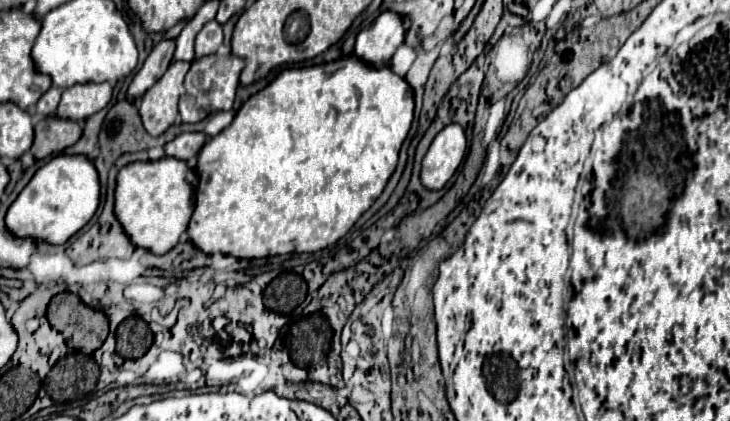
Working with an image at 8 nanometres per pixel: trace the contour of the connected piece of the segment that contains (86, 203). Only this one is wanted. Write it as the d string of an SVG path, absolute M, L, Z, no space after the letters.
M55 156L41 166L31 182L21 190L5 216L7 230L17 238L31 238L51 246L65 244L79 232L99 206L99 176L87 156Z

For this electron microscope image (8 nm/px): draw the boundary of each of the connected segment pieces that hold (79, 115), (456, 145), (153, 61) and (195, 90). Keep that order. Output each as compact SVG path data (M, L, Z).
M109 82L75 84L71 88L65 88L55 116L73 120L73 122L81 122L107 106L107 102L111 100L111 90L113 88L109 86Z
M453 122L445 126L431 142L423 164L421 164L421 182L429 190L441 190L449 178L455 174L459 164L465 158L467 138L461 124Z
M161 40L151 54L147 56L145 64L141 66L141 70L133 76L129 88L127 88L127 100L137 104L137 100L141 100L141 96L165 74L167 66L173 60L173 50L175 50L175 42L173 40Z
M211 54L211 56L203 56L191 62L191 70L185 76L185 94L179 98L179 114L183 118L183 122L201 122L203 118L207 118L211 112L219 112L219 110L231 110L233 100L235 100L235 92L239 86L239 74L245 66L245 60L233 54L227 56L219 56L219 54Z

